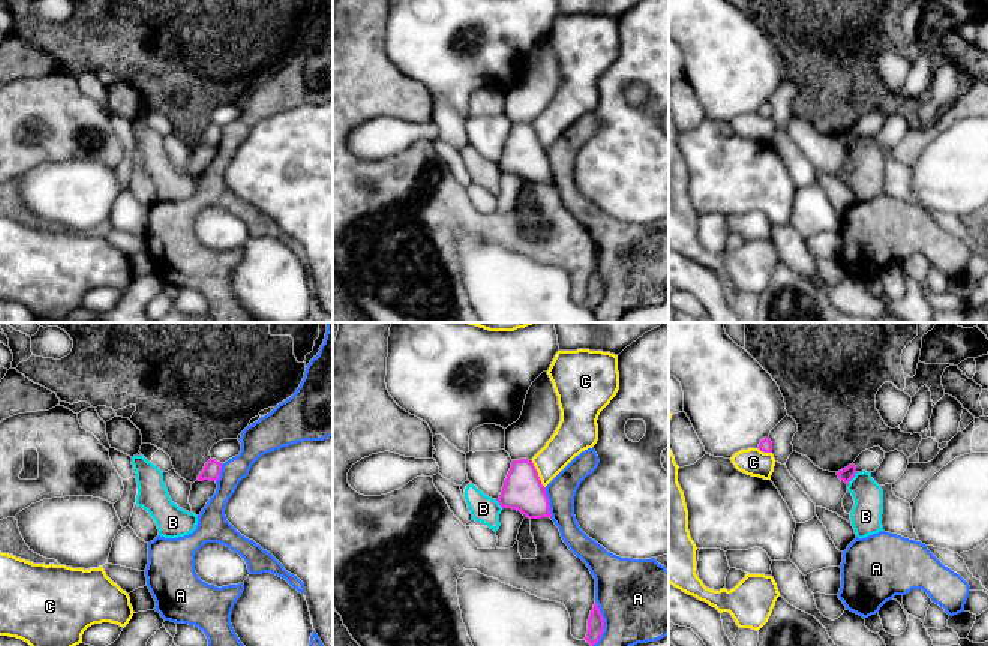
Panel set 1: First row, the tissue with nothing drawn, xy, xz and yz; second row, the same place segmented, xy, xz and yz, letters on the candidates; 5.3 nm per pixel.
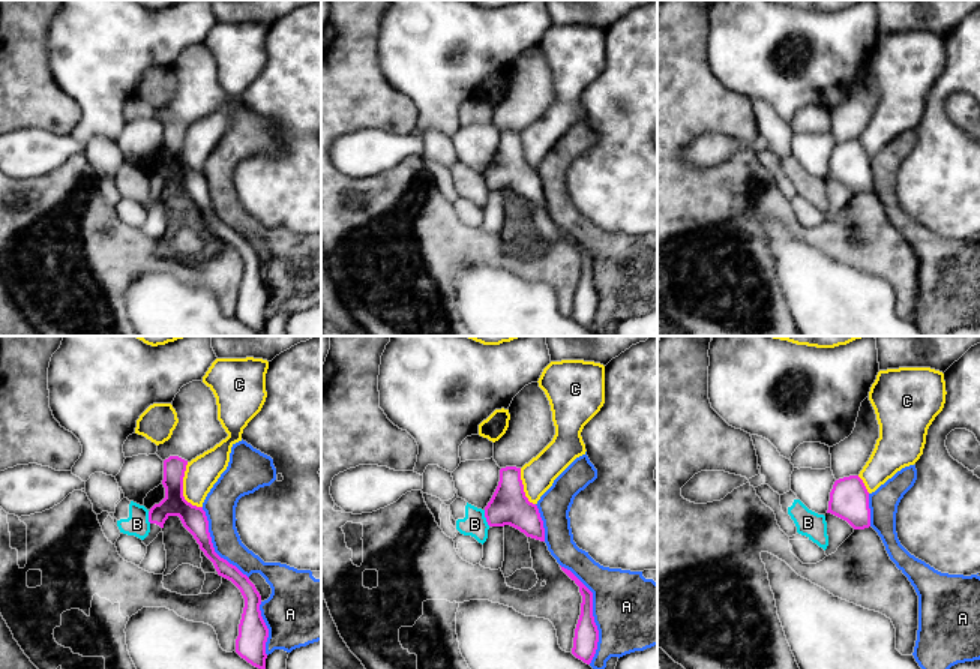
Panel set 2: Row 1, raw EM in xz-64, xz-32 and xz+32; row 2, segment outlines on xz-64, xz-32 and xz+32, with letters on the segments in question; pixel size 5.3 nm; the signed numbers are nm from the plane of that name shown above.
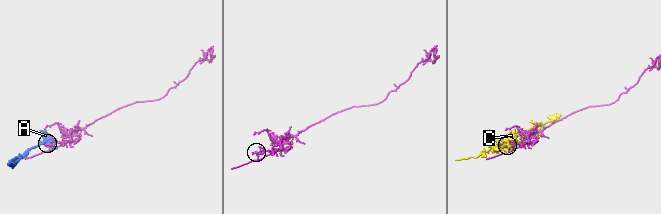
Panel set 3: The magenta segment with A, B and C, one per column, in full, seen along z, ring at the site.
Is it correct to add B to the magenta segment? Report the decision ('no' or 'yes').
no

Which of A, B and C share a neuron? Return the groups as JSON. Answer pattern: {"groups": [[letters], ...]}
{"groups": [["A"], ["B"], ["C"]]}

